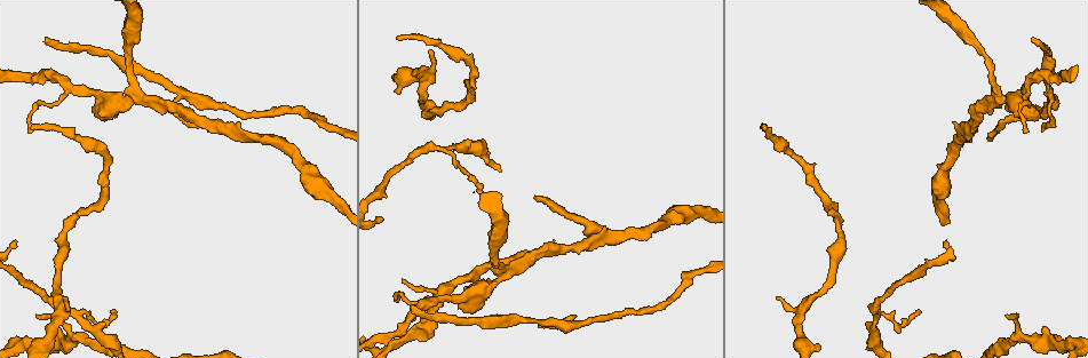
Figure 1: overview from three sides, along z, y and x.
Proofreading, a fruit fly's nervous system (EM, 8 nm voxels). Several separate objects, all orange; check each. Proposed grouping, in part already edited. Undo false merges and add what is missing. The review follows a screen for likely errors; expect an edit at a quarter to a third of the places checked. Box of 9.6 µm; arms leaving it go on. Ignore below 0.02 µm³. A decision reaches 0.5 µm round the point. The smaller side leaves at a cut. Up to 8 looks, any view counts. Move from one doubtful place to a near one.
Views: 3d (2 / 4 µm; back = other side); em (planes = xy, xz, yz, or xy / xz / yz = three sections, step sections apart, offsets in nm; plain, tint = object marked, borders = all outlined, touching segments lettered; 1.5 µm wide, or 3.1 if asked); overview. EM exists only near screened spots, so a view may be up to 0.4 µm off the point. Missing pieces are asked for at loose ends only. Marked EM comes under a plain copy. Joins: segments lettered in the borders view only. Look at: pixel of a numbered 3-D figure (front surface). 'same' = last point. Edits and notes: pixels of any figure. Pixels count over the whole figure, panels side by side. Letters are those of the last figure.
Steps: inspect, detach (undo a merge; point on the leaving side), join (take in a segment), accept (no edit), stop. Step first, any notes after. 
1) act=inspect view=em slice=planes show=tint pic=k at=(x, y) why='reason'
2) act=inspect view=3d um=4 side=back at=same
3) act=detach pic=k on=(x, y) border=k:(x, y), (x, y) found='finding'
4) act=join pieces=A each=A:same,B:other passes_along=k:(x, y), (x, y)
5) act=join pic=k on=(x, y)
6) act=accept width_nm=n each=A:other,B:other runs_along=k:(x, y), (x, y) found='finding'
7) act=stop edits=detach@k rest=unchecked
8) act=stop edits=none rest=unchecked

act=inspect view=3d um=2 pic=1 at=(764, 127)

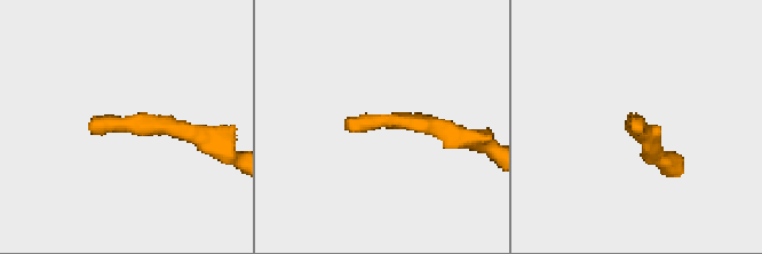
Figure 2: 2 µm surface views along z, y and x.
act=inspect view=em slice=planes show=borders pic=2 at=(346, 126)

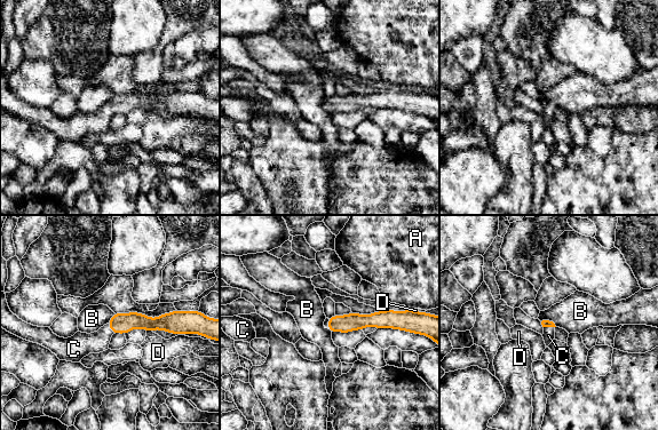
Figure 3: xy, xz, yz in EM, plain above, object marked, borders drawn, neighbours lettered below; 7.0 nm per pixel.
act=join pic=3 on=(548, 335) each=A:other,B:other,C:same,D:other passes_along=3:(545, 323), (549, 326), (548, 335) found='it goes on there'

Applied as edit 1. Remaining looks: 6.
act=inspect view=em slice=xz step=8 show=tint pic=1 at=(142, 102)

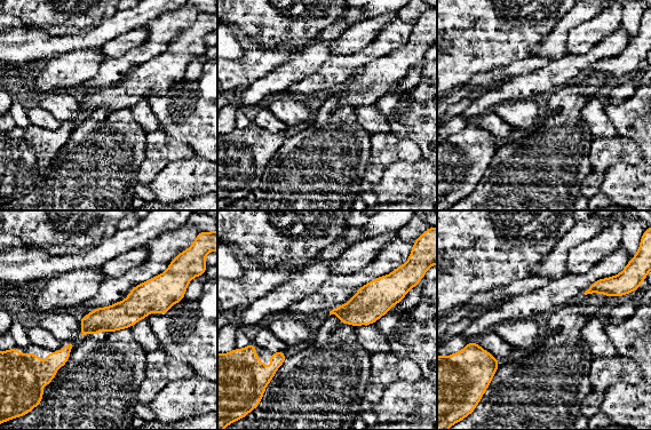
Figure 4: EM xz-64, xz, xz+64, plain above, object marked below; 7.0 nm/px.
act=inspect view=em slice=planes show=borders at=same why='cut it another way'

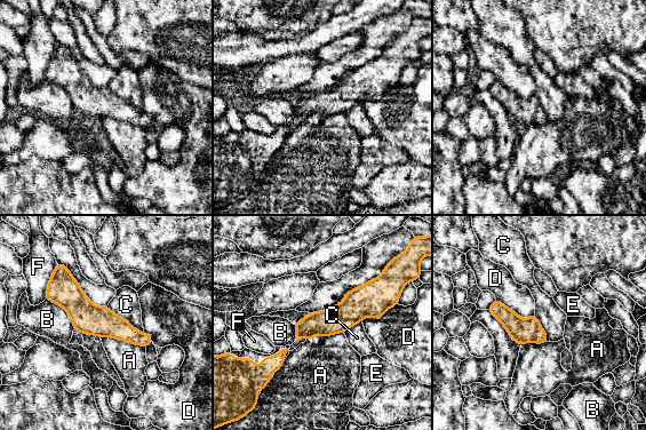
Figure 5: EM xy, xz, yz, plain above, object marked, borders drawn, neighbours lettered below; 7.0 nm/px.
act=accept longest_contact=A:340nm each=A:other,B:other,C:other,D:other,E:other,F:other border=5:(101, 336), (126, 340), (145, 348) found='continuous, no second cell'

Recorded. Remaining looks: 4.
act=inspect view=3d um=4 pic=1 at=(410, 305) why='tapers out'

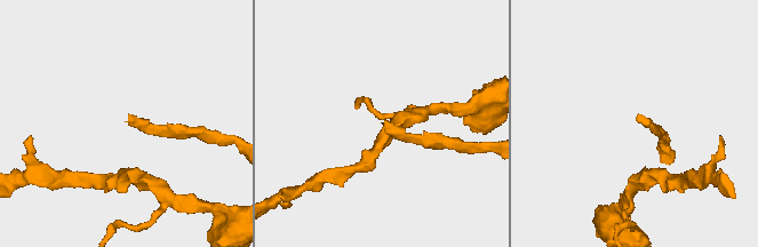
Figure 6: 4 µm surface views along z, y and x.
act=inspect view=em slice=planes show=borders pic=6 at=(383, 123) why='shape alone is not enough'

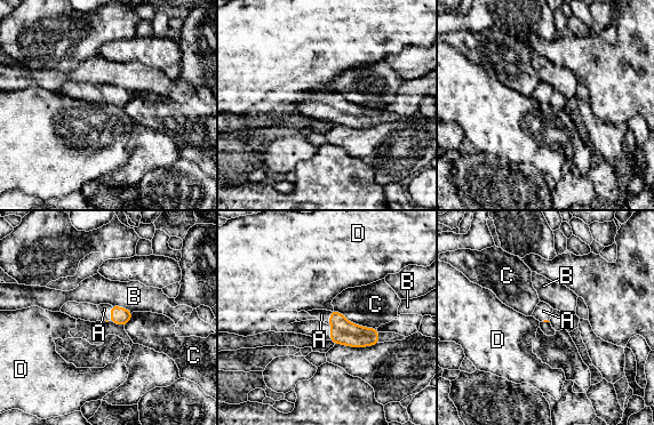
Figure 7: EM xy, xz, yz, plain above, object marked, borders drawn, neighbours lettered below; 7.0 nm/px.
act=join pic=7 on=(104, 309) each=A:same,B:other,C:other,D:other found='it goes on there'

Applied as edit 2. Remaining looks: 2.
act=stop edits=join@3,join@7 rest=unchecked

